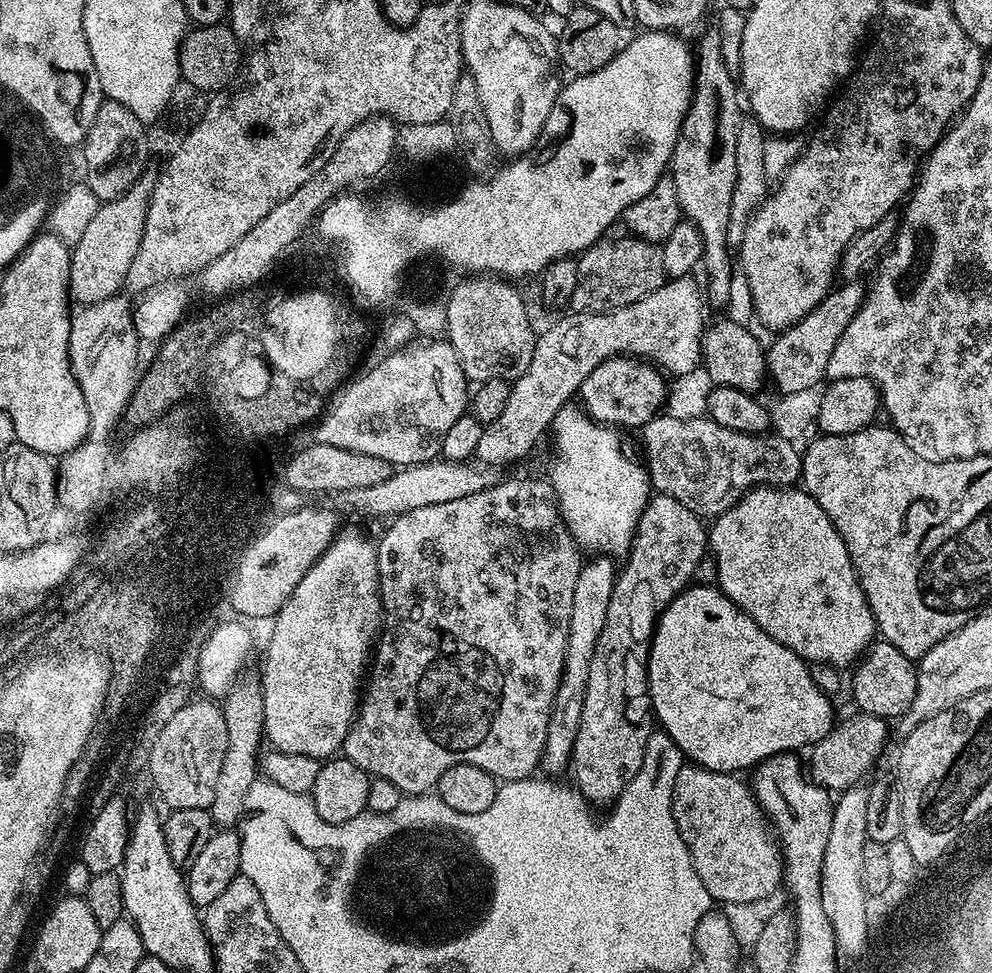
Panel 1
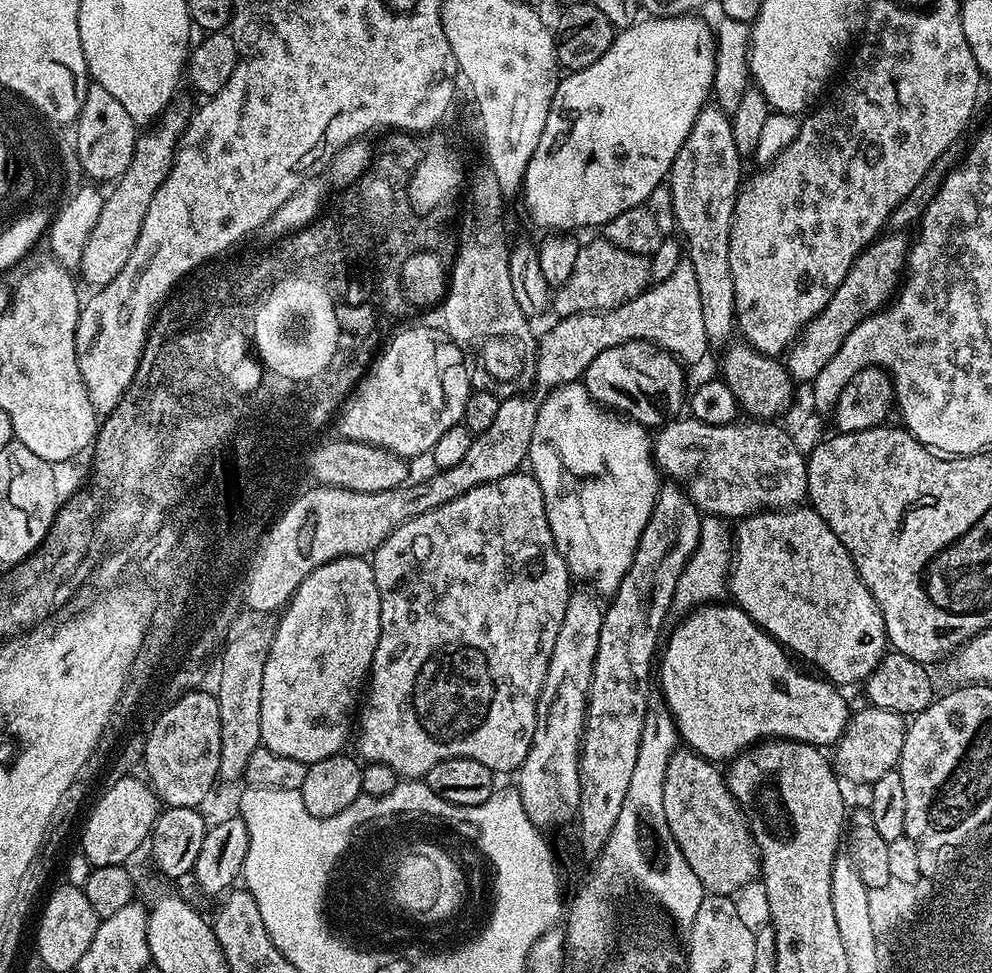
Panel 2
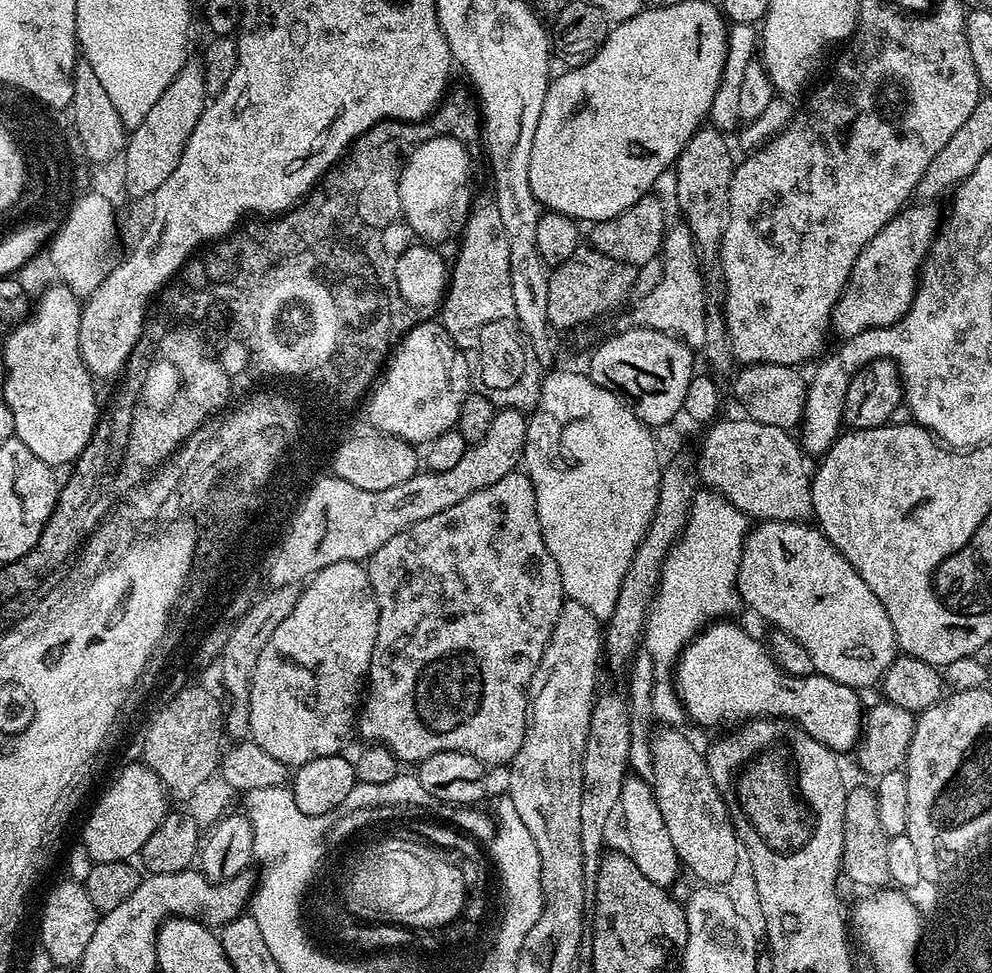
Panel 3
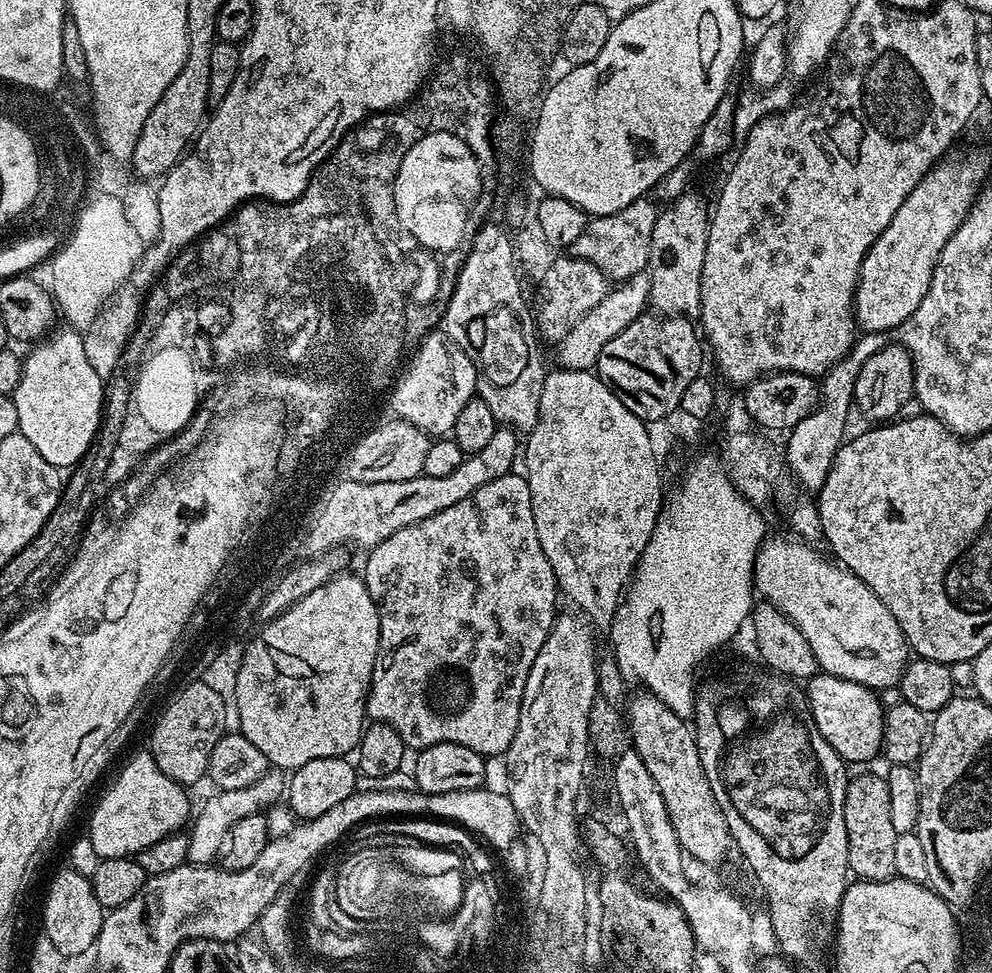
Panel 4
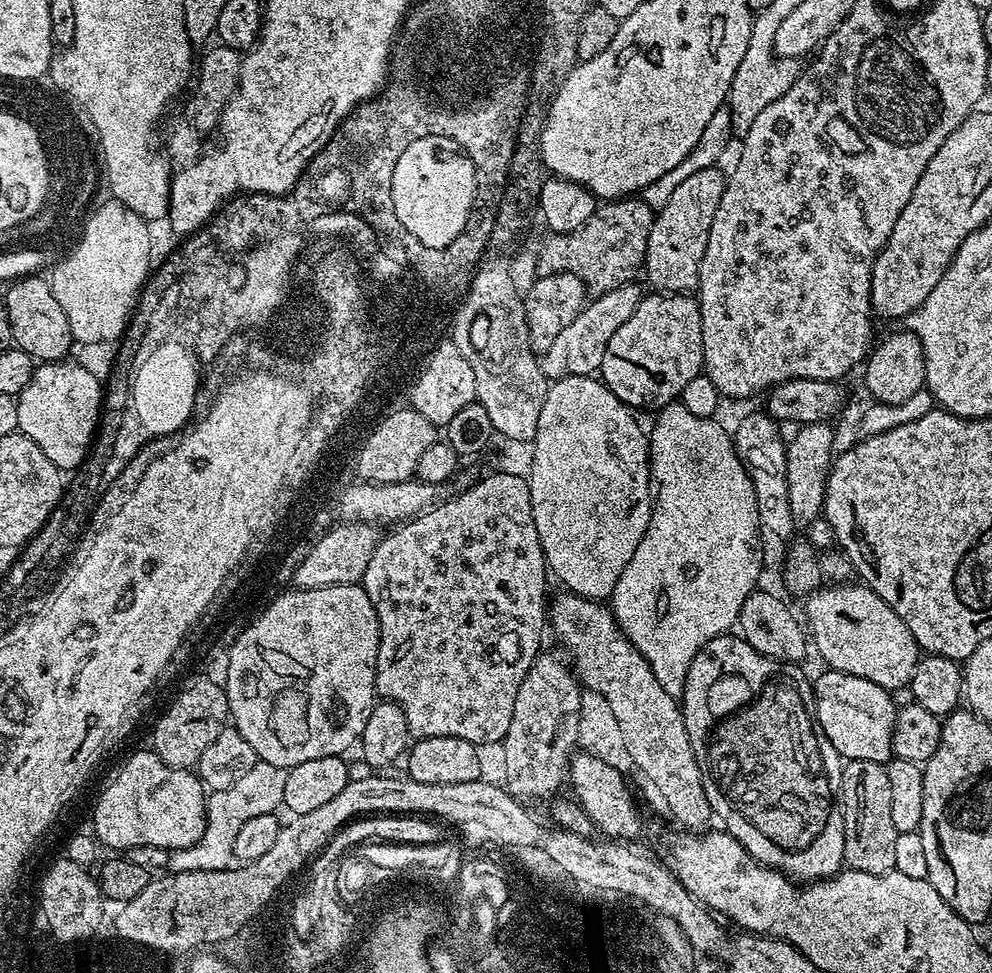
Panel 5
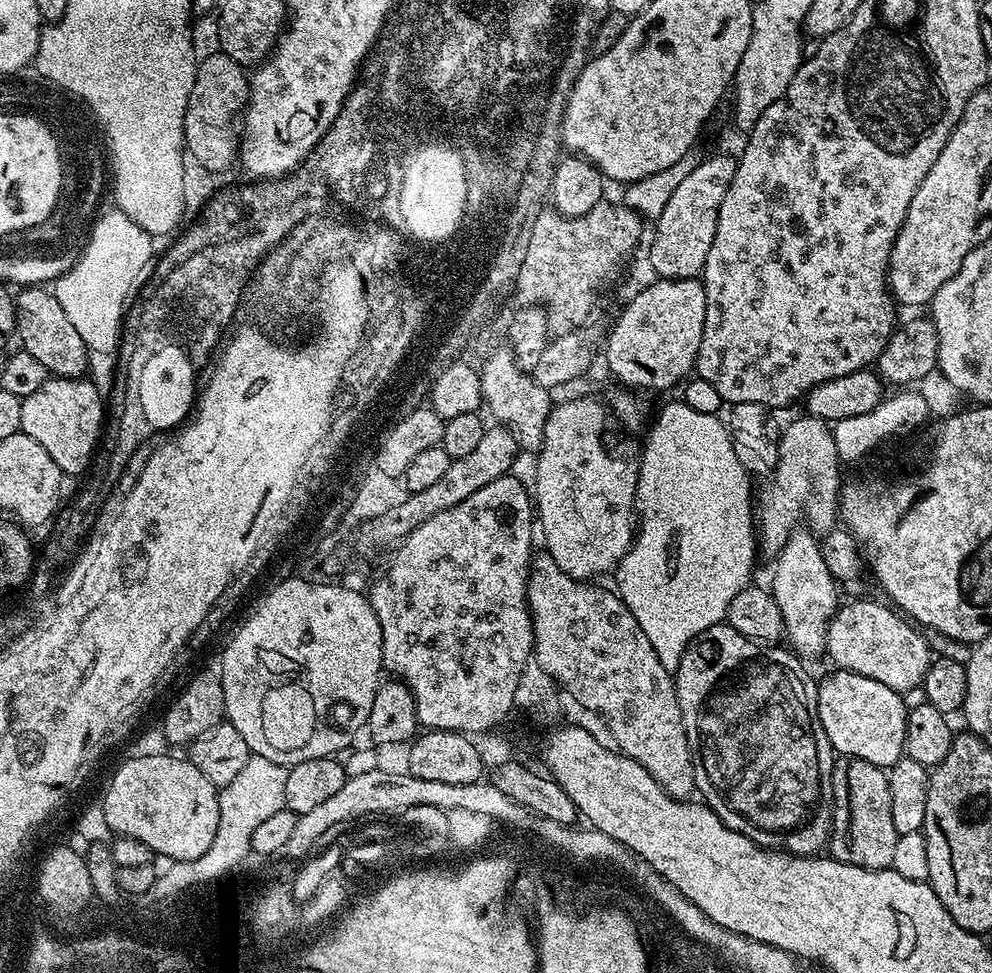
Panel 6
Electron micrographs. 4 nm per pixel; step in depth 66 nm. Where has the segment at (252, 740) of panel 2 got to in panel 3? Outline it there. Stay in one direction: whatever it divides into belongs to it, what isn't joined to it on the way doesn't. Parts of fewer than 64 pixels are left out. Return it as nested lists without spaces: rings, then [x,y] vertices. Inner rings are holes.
[[[287,584],[282,588],[265,591],[262,603],[257,604],[256,608],[249,612],[247,620],[240,624],[236,629],[235,636],[232,636],[228,649],[230,659],[228,687],[232,689],[232,695],[236,697],[238,707],[232,712],[232,725],[226,732],[233,741],[243,741],[250,733],[250,728],[247,725],[247,712],[242,706],[245,696],[247,696],[249,673],[252,673],[252,669],[258,666],[258,658],[262,654],[266,642],[270,642],[270,634],[274,634],[274,630],[278,630],[278,626],[282,626],[284,619],[290,618],[301,591],[300,584]]]

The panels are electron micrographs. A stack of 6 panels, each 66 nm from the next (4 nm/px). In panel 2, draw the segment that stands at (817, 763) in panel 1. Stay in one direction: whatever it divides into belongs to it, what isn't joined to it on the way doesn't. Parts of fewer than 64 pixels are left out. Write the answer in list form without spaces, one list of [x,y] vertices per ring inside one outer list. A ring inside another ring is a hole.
[[[863,707],[849,715],[846,730],[834,745],[834,767],[841,781],[871,786],[878,778],[882,778],[882,774],[893,771],[899,765],[906,720],[890,710]]]

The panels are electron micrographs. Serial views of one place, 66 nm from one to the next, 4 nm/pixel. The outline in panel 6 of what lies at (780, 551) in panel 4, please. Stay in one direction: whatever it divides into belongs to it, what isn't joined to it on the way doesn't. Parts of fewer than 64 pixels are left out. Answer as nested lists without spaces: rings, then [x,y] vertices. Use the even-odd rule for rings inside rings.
[[[876,600],[841,603],[828,624],[826,656],[836,663],[833,665],[837,669],[857,672],[882,682],[882,686],[890,686],[890,690],[908,694],[911,688],[923,685],[934,652],[928,649],[925,633],[915,623],[905,619],[895,607],[884,604]]]

